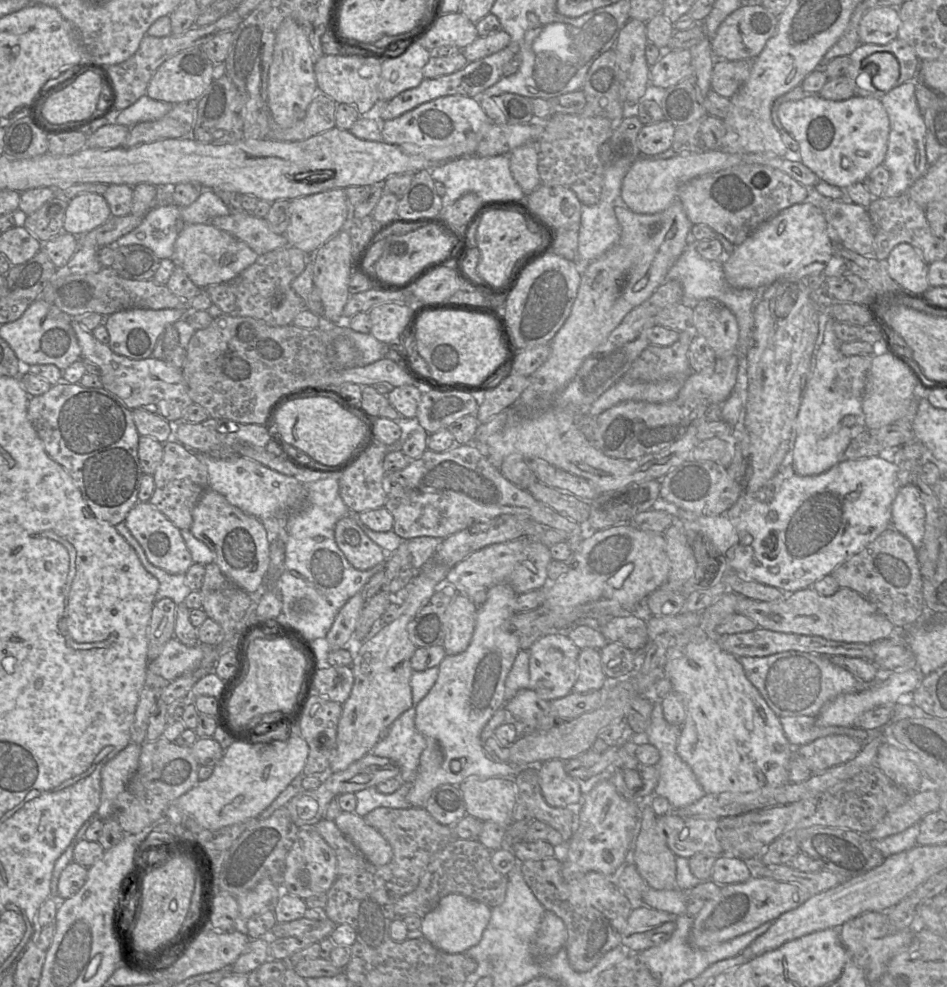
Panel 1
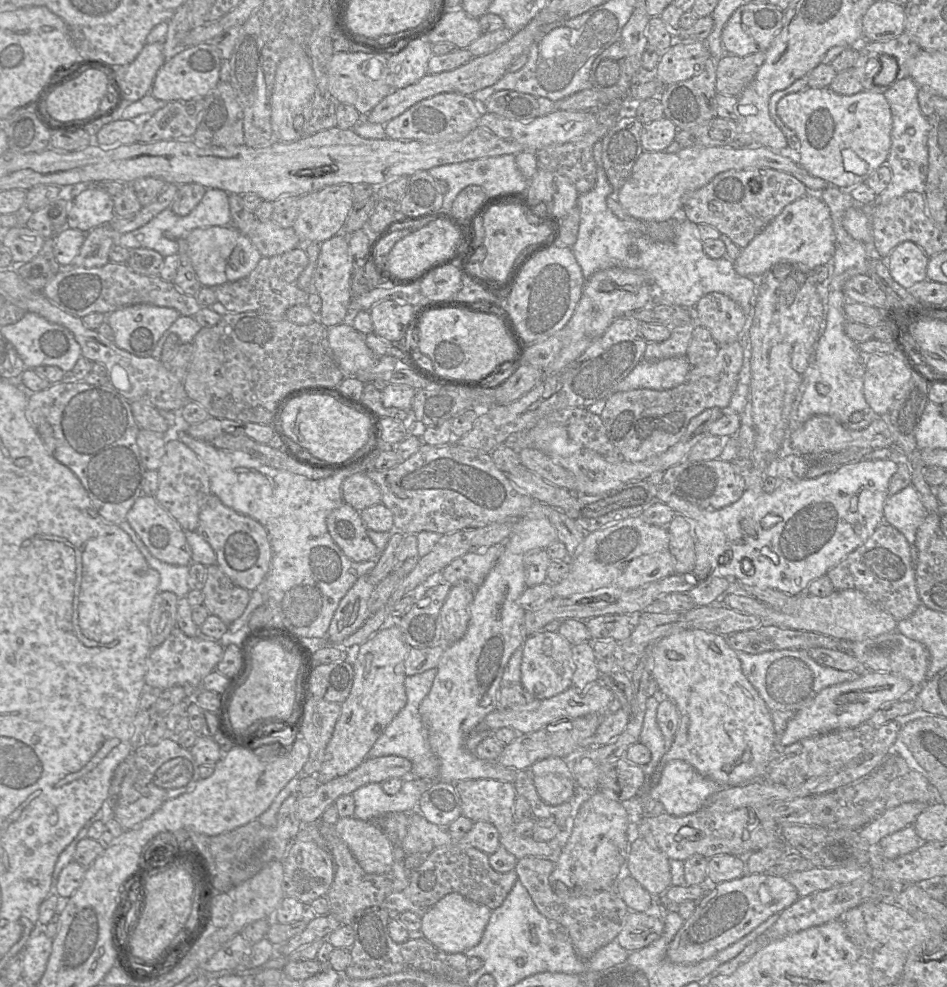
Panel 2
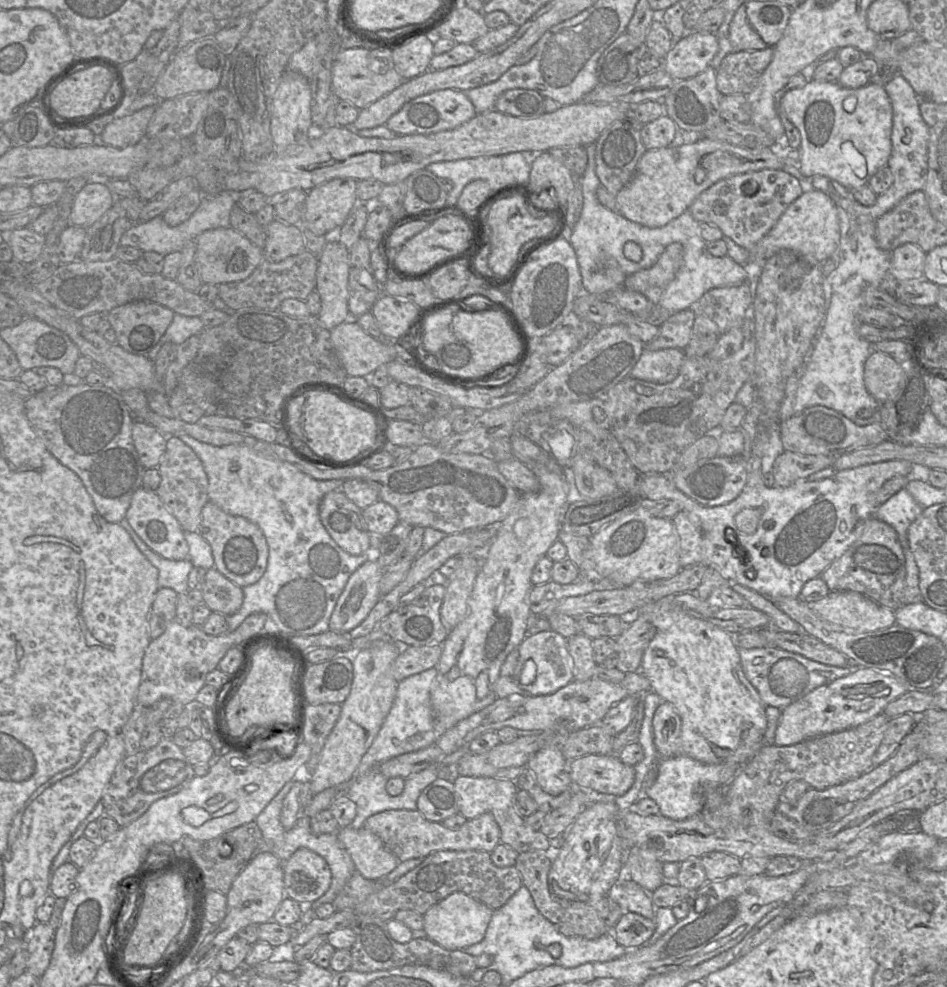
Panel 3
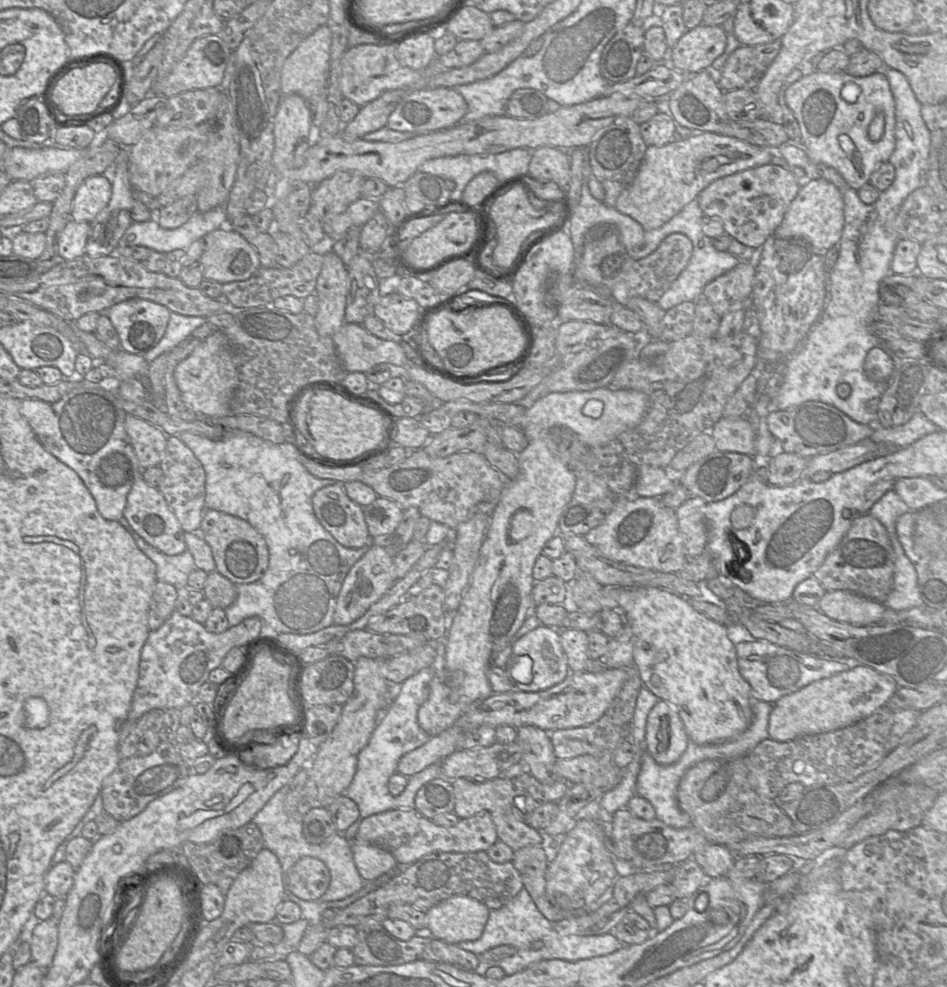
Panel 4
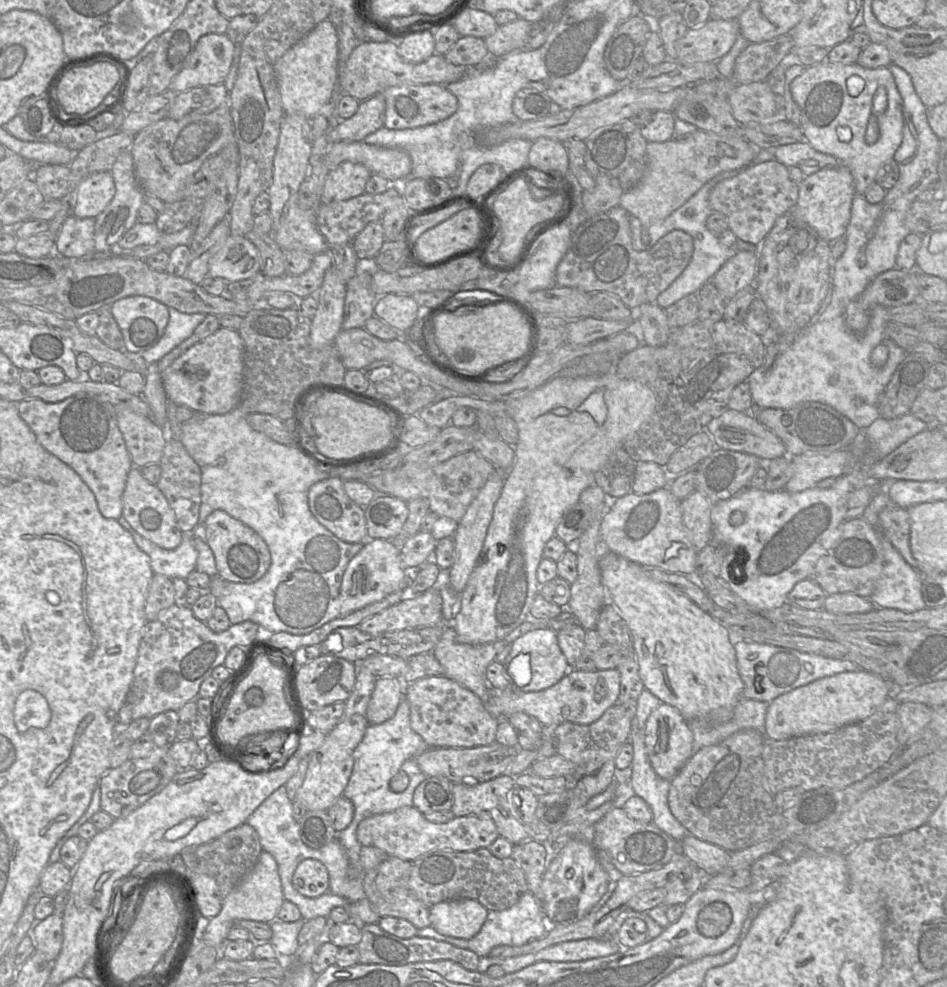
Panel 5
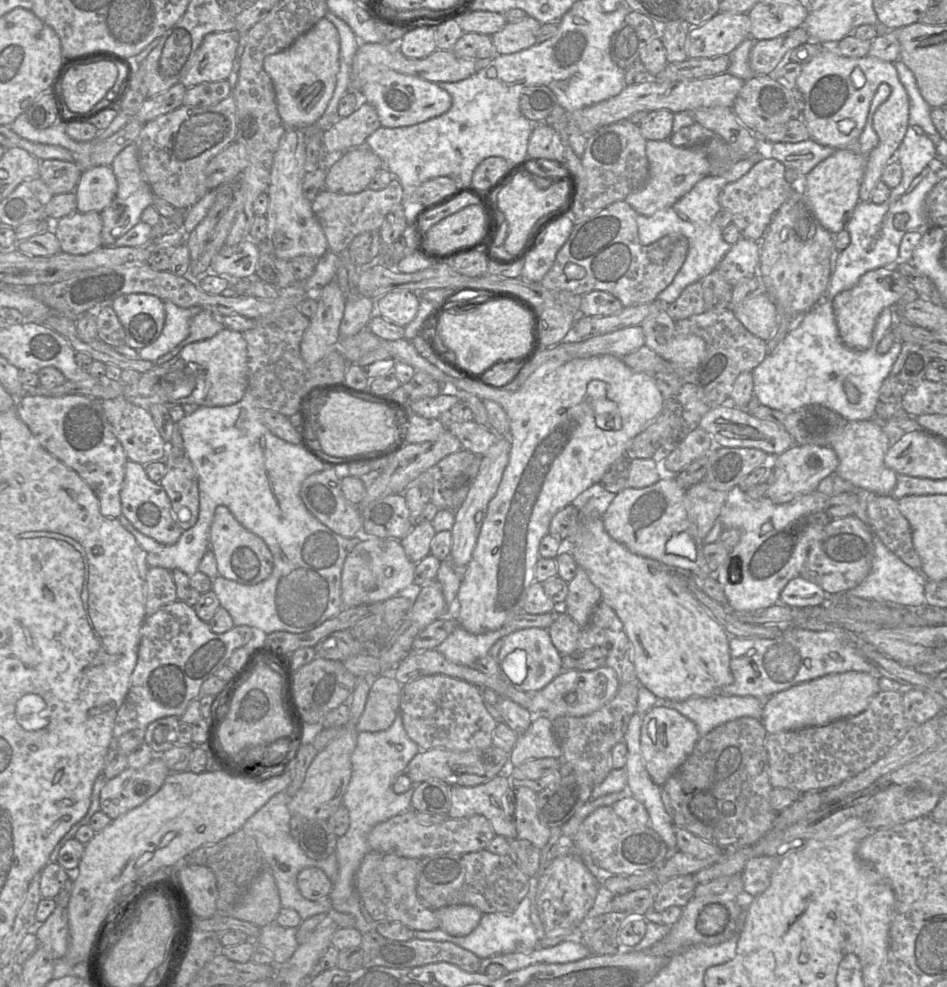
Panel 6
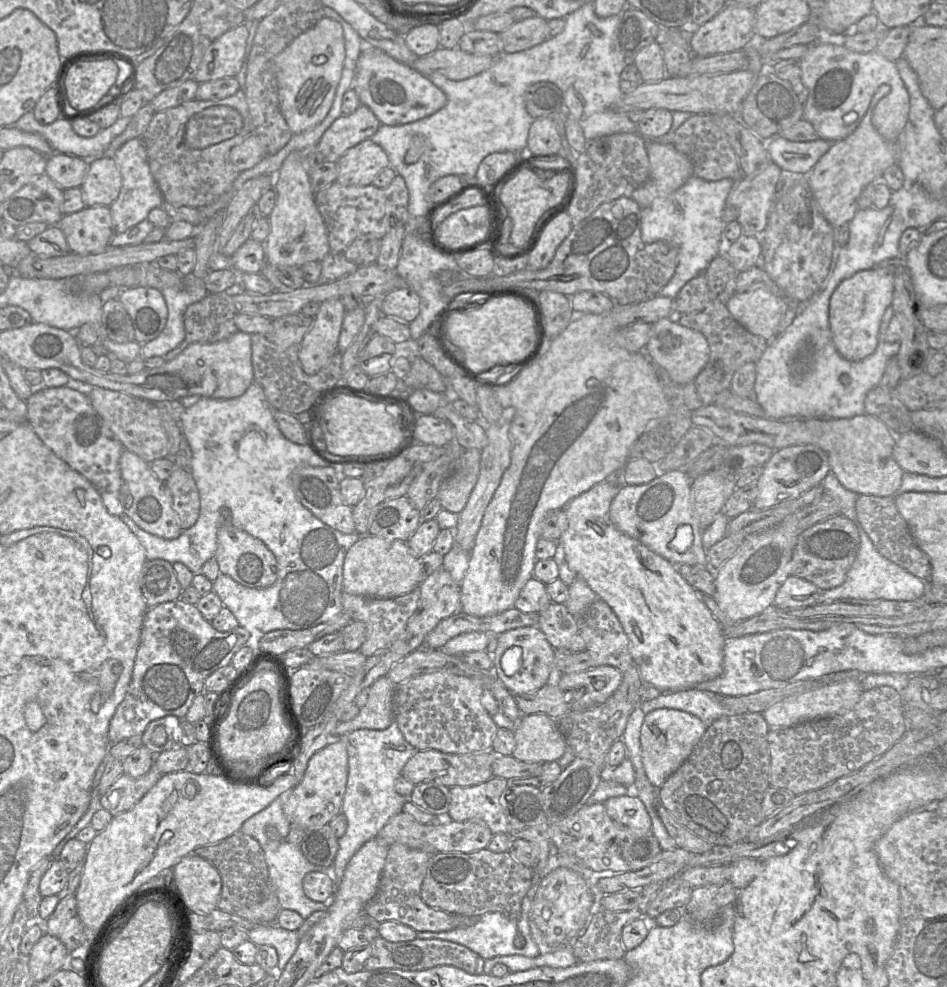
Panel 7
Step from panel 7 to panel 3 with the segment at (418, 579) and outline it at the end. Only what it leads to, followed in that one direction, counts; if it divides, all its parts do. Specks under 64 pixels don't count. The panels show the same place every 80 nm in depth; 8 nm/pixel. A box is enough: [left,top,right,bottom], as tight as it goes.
[329,560,383,632]

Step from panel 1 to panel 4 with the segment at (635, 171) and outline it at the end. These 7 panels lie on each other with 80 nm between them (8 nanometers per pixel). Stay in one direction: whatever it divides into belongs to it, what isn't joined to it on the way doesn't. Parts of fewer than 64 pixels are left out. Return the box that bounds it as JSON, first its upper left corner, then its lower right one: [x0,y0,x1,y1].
[615,132,772,230]

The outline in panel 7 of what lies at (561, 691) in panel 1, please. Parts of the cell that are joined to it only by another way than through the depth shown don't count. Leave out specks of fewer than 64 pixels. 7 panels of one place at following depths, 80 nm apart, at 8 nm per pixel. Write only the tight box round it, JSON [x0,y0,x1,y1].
[491,626,556,696]

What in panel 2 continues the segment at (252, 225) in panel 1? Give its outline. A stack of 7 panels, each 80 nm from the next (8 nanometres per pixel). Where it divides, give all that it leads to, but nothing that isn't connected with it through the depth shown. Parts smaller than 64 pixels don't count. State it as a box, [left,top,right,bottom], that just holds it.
[246,219,301,257]

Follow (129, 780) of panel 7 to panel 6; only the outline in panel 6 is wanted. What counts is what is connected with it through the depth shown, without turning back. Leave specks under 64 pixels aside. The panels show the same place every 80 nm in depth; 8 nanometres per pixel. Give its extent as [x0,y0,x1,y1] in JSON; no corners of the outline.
[100,756,171,820]

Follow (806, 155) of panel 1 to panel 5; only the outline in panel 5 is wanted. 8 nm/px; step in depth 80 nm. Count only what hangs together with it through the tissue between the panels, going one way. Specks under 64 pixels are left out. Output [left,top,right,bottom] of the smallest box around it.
[790,61,903,195]

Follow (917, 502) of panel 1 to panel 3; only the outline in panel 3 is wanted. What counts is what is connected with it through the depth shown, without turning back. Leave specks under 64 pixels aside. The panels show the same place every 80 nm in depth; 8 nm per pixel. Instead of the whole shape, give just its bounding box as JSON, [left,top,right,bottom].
[874,488,923,550]

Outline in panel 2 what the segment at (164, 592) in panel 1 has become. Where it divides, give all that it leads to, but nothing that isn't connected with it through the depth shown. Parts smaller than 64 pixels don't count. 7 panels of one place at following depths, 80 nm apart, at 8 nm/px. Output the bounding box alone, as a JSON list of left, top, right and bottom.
[119,520,190,598]

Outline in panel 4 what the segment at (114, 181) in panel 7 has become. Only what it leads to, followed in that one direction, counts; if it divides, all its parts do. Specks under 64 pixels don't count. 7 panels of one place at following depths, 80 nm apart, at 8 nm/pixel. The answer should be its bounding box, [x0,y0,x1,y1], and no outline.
[71,174,112,223]

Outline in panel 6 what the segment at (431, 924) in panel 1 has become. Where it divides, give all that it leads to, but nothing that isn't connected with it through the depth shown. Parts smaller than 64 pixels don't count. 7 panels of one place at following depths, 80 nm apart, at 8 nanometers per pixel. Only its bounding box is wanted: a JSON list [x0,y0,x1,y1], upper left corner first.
[434,905,483,936]

